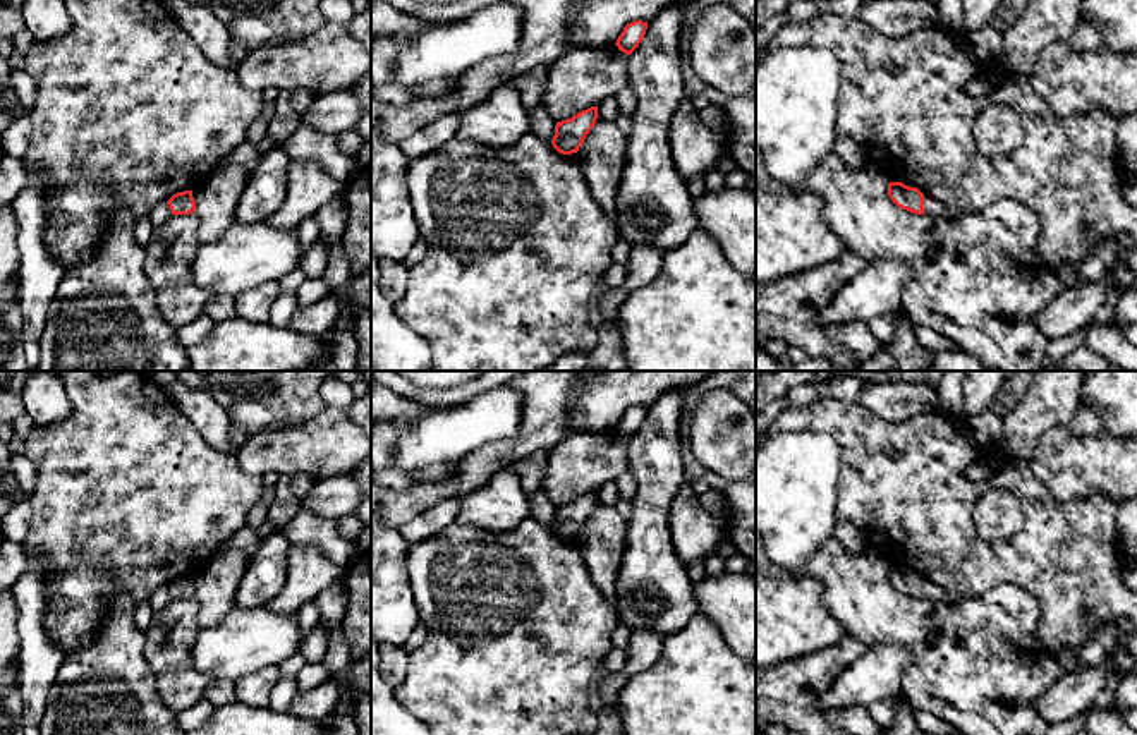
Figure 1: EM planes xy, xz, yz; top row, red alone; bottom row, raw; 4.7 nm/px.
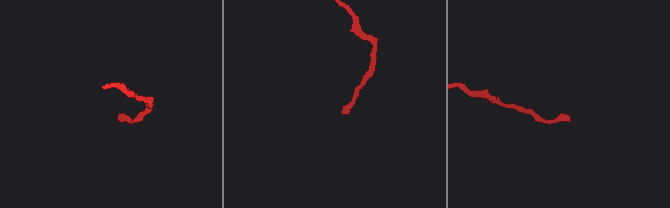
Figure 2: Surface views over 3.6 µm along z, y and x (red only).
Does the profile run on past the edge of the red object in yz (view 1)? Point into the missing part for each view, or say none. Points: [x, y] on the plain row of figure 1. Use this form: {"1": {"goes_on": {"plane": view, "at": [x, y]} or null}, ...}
{"1": {"goes_on": {"plane": "yz", "at": [931, 591]}}}

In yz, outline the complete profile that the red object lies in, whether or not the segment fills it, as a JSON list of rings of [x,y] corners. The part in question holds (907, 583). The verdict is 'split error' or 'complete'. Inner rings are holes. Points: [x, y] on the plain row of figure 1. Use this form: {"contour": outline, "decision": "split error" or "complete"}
{"contour": [[[890,567],[888,580],[898,592],[915,599],[933,599],[946,604],[958,604],[962,601],[962,598],[946,592],[917,572],[909,572],[902,567]]], "decision": "split error"}

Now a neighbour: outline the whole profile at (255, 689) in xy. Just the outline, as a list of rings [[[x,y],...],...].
[[[268,666],[252,675],[235,680],[237,701],[251,708],[270,706],[270,692],[278,677],[278,666]]]

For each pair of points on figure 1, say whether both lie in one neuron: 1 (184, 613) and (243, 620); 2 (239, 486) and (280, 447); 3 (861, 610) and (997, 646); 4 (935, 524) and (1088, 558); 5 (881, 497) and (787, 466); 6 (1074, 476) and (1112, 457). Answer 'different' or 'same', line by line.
1: different
2: different
3: same
4: same
5: different
6: same

